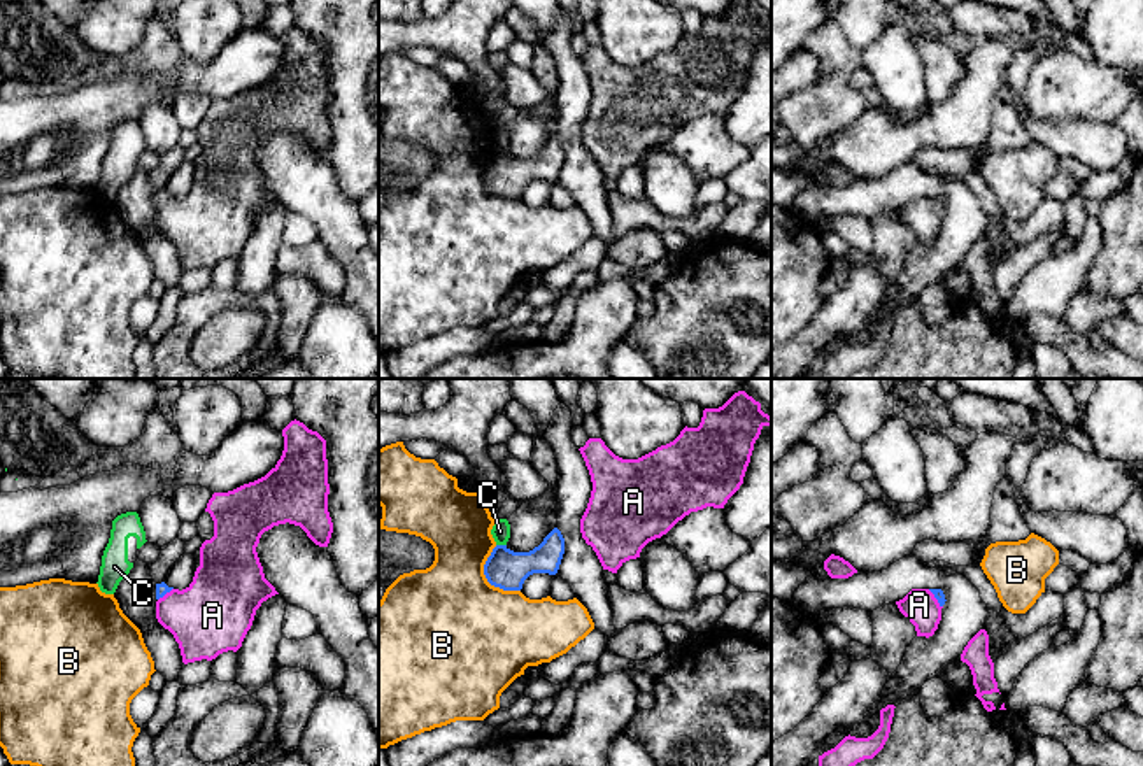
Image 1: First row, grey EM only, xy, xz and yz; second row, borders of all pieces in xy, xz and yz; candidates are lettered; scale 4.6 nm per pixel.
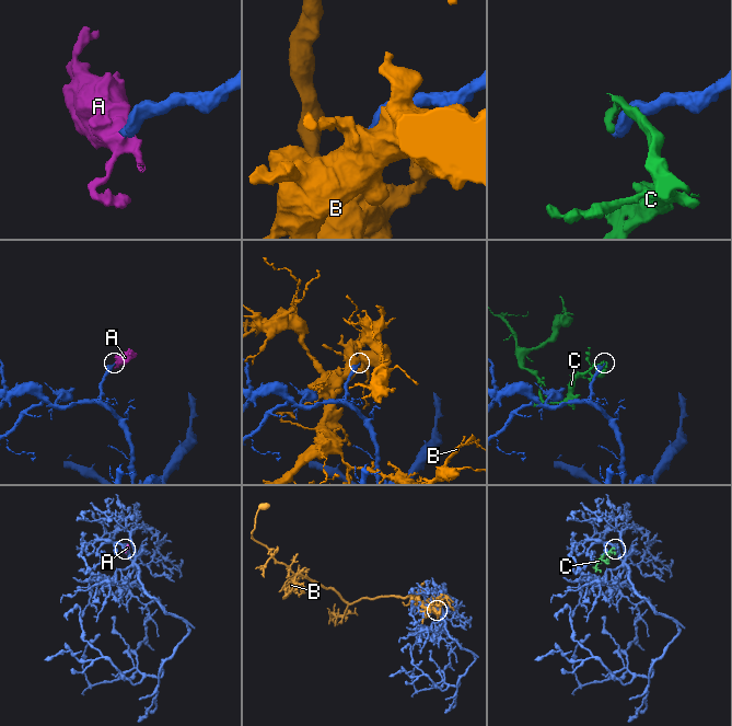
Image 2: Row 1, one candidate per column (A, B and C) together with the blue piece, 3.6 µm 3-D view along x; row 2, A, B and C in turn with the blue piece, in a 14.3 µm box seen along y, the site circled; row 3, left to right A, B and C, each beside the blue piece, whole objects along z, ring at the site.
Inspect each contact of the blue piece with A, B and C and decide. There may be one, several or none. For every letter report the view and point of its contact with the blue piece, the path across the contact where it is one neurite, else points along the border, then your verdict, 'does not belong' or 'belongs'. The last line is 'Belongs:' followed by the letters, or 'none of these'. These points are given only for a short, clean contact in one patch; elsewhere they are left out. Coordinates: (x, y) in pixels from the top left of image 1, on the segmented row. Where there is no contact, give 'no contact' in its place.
A: contact yz (935, 596); way yz (938, 593), (935, 596), (928, 603), (919, 605); belongs
B: contact xz (486, 577); does not belong
C: contact xz (502, 546); does not belong
Belongs: A

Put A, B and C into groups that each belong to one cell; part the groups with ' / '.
A / B / C

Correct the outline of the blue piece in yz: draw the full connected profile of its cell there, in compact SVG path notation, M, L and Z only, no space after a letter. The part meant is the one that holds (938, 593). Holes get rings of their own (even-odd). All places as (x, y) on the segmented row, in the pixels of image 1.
M912 589L903 599L896 601L896 605L915 626L917 636L929 638L938 629L945 601L941 589Z

